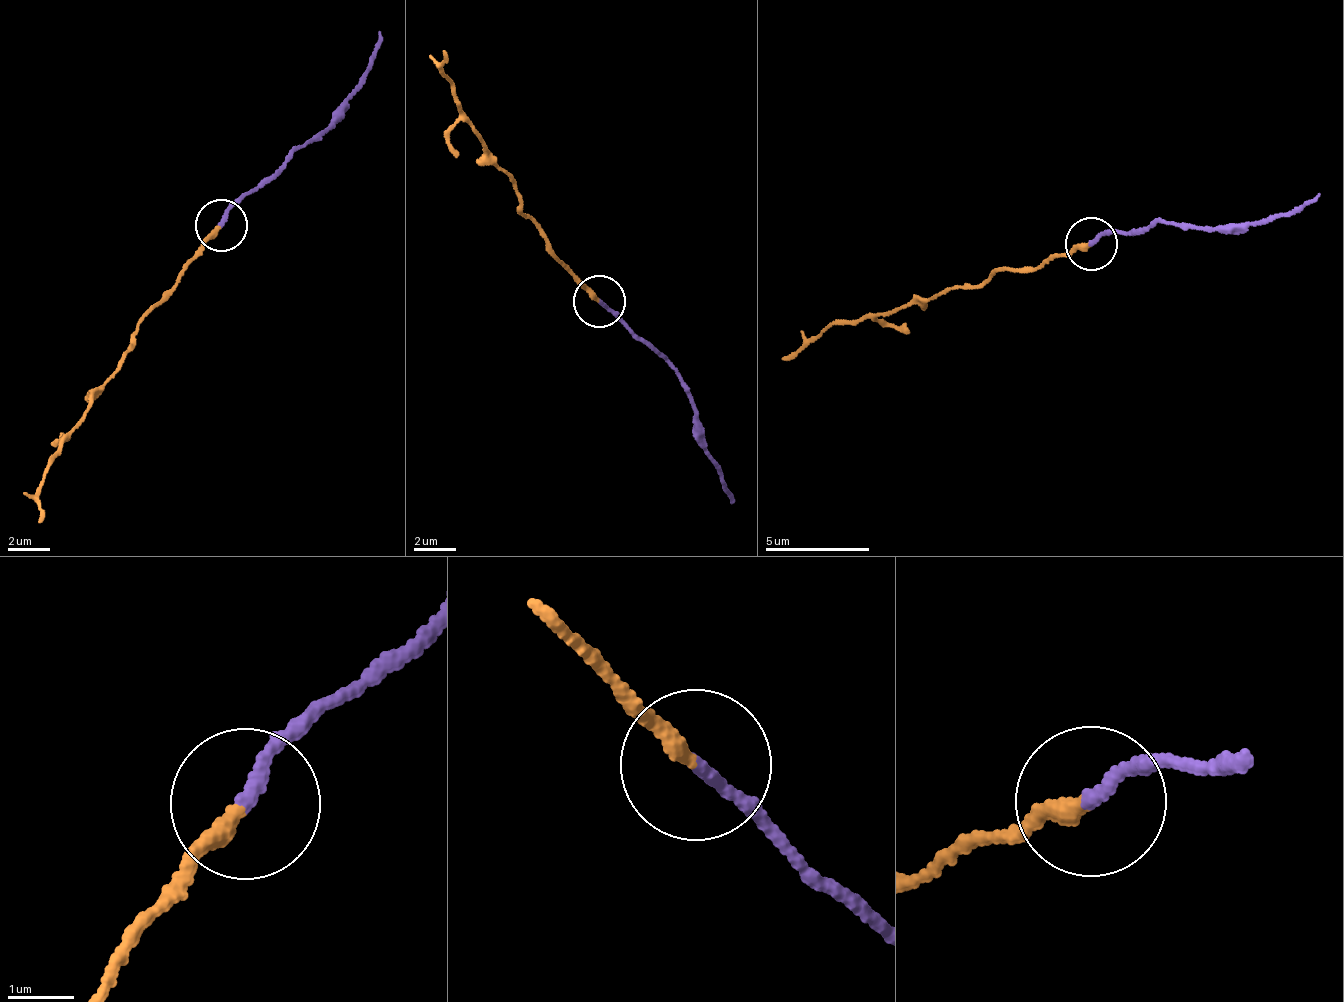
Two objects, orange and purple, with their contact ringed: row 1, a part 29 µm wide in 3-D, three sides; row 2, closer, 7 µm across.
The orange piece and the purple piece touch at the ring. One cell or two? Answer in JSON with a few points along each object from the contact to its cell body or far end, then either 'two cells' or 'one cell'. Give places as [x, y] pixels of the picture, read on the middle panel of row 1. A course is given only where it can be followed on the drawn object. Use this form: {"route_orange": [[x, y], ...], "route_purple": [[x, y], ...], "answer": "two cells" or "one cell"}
{"route_orange": [[600, 300], [519, 210], [517, 180], [454, 102], [454, 87], [445, 51]], "route_purple": [[600, 300], [678, 372], [694, 405], [694, 439], [731, 503]], "answer": "two cells"}

